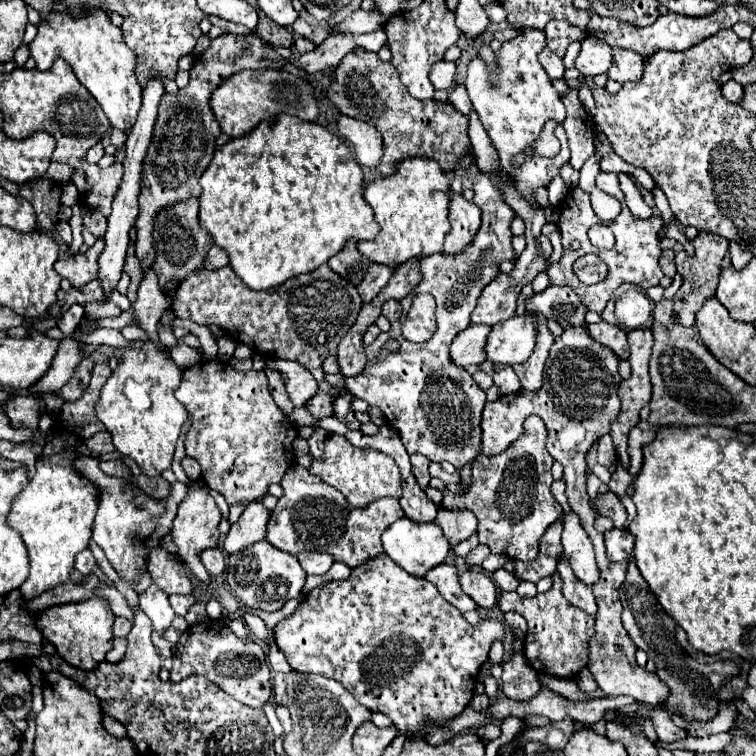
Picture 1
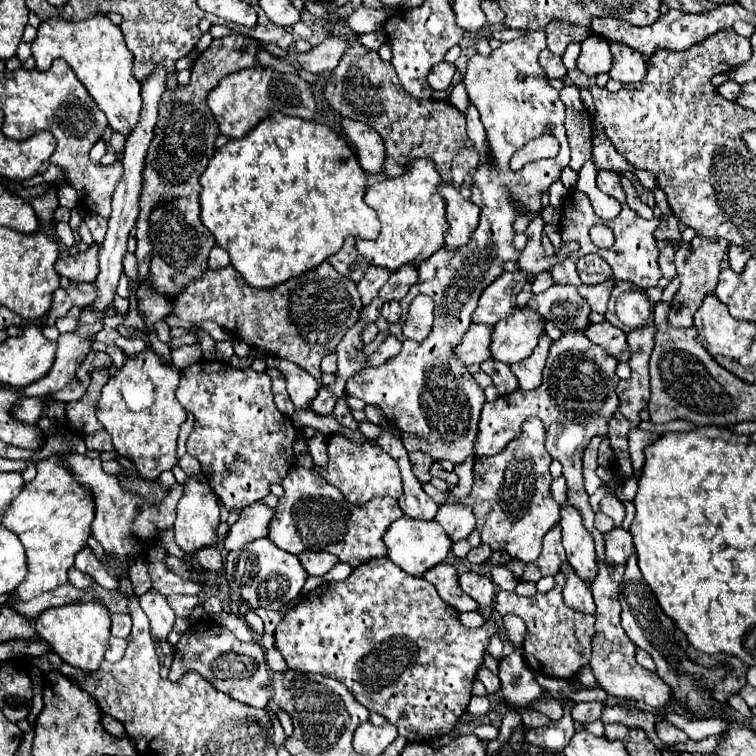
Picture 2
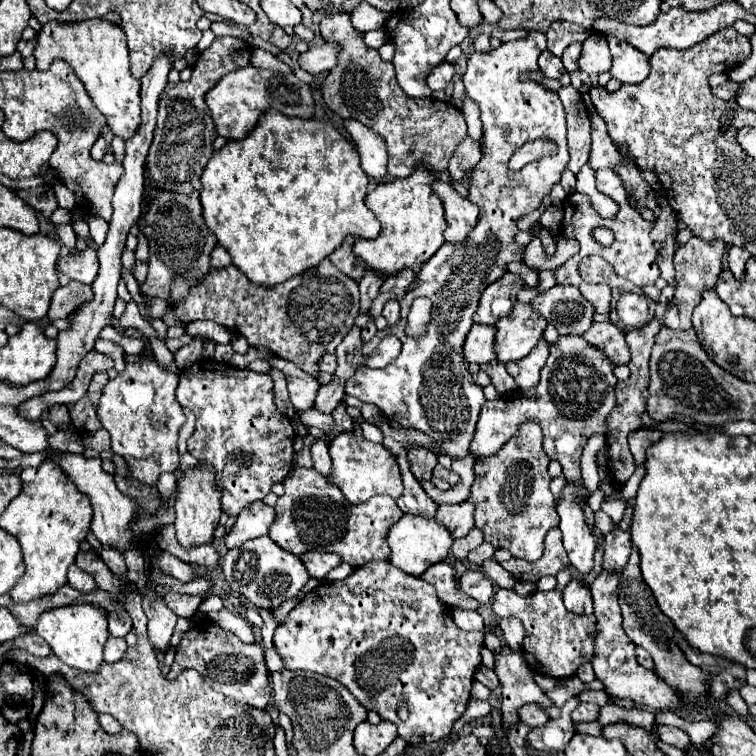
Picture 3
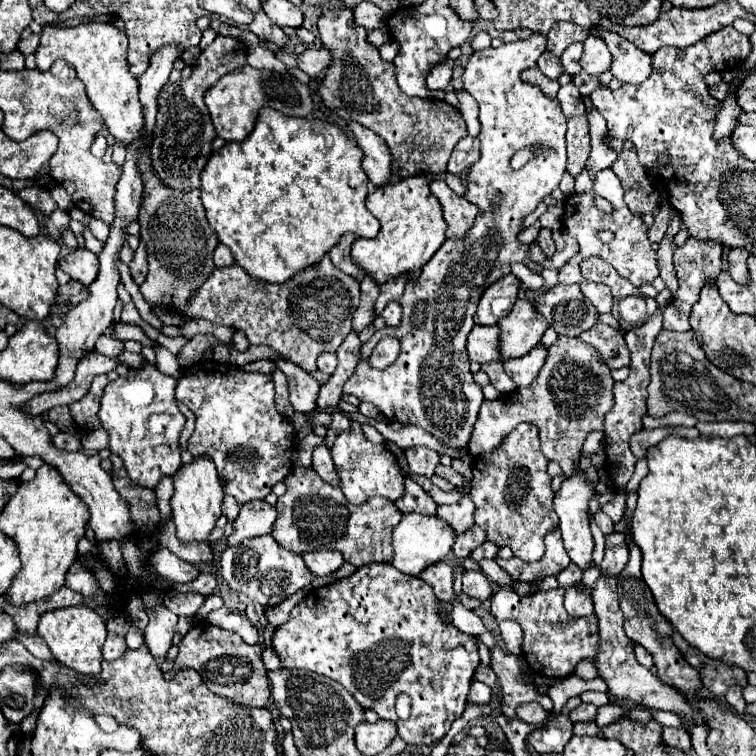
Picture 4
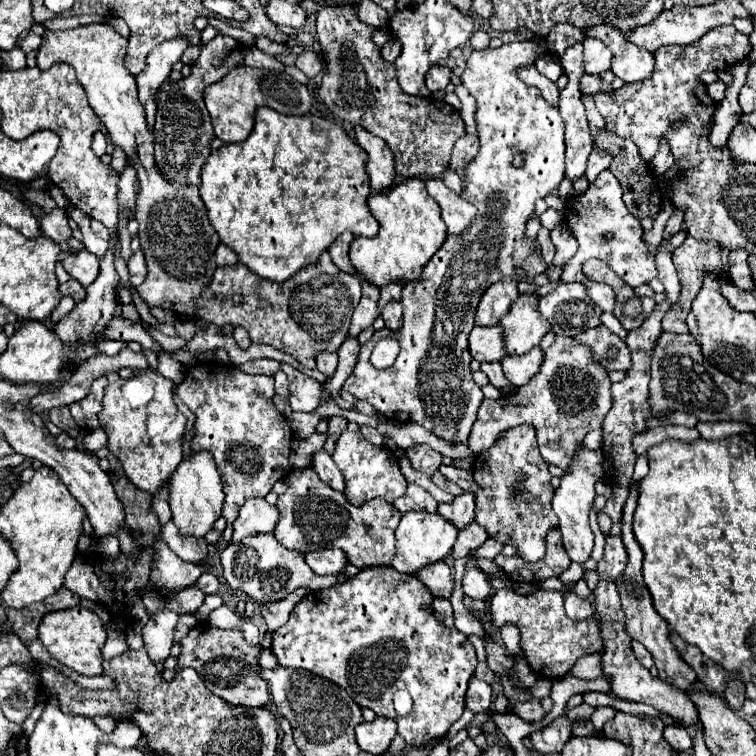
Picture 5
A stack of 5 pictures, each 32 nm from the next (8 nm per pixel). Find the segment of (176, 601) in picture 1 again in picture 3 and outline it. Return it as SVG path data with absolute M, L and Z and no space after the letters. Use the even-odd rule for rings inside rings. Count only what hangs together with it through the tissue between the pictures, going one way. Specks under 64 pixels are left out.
M166 594L164 600L176 616L184 616L184 618L192 618L202 602L200 596L184 596L184 594Z

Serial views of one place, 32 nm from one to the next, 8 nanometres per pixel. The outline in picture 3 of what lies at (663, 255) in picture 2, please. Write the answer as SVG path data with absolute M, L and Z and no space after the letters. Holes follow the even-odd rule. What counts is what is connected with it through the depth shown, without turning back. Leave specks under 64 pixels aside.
M668 236L658 252L658 266L660 266L662 278L666 278L668 284L674 284L674 264L672 264L674 250L676 250L676 240L672 236Z

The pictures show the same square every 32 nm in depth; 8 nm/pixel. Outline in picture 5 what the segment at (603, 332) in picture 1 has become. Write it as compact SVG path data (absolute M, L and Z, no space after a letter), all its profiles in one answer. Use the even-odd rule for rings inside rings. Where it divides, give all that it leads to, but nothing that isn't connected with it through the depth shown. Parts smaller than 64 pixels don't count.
M604 324L582 332L576 336L582 344L588 344L594 350L594 360L606 370L628 370L630 368L630 352L626 342L608 330Z

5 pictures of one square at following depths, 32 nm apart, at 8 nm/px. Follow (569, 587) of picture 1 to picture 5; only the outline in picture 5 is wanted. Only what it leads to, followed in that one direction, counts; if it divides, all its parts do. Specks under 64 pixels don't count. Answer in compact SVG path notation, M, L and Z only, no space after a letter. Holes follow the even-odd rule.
M568 590L564 594L564 608L572 620L584 620L584 618L590 618L594 614L590 600L578 596L574 590Z

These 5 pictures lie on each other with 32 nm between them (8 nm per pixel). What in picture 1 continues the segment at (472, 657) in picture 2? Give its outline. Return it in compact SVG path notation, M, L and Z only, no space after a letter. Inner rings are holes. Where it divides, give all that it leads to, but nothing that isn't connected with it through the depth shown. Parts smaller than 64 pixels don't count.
M380 554L356 568L352 568L352 574L346 580L332 580L332 582L324 582L320 586L316 586L296 608L296 612L288 618L284 618L282 622L276 624L274 628L274 638L278 648L282 650L282 654L286 656L288 664L296 670L296 672L306 672L306 674L320 674L324 678L332 678L336 682L340 682L360 704L364 704L366 708L370 708L372 712L382 712L386 714L394 726L398 728L398 732L406 738L422 738L424 736L424 718L432 718L434 722L440 720L448 720L452 716L456 716L456 712L460 712L462 708L468 706L468 702L474 696L474 684L476 684L476 676L484 664L484 660L488 658L490 646L494 640L504 640L506 634L506 626L500 620L482 620L478 624L470 624L462 612L458 608L454 608L452 604L448 604L438 588L434 588L432 582L428 582L426 578L416 578L412 574L408 574L406 570L402 570L400 566L396 566L386 554Z

